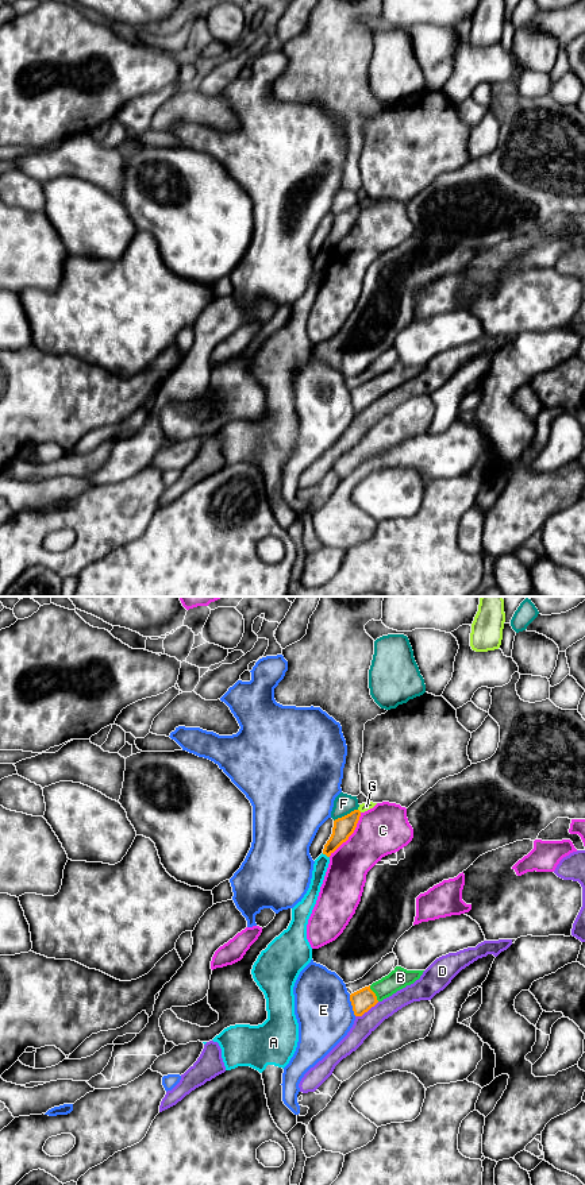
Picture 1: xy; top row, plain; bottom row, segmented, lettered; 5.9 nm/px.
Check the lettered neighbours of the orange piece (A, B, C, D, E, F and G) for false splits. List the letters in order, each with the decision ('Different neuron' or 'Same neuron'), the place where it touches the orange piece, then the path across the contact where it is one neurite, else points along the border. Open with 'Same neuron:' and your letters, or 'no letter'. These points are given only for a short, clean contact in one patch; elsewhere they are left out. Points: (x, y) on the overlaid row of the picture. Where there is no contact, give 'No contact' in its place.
Same neuron: B
A: Different neuron. Touches orange at xy (326, 855). Boundary: xy (322, 853), (328, 857)
B: Same neuron. Touches orange at xy (374, 994). Path across: xy (362, 1000), (374, 994), (400, 977)
C: Different neuron. Touches orange at xy (350, 834)
D: Different neuron. Touches orange at xy (366, 1011)
E: Different neuron. Touches orange at xy (351, 1004)
F: Different neuron. Touches orange at xy (345, 815)
G: Different neuron. No contact

